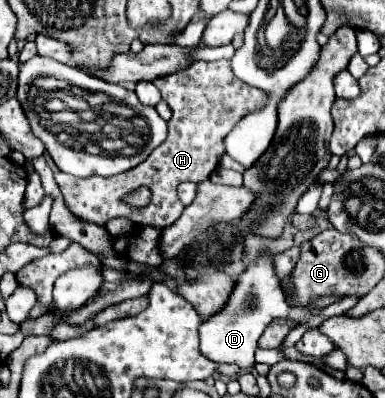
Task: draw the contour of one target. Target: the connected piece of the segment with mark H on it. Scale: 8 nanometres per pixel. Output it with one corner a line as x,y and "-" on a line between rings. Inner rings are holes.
230,60
195,61
187,69
179,69
171,75
157,77
153,81
163,95
163,101
171,107
173,117
169,121
169,135
159,145
143,165
127,173
119,173
115,177
97,175
78,178
58,171
54,174
67,207
83,221
97,223
105,227
105,223
113,217
127,217
133,223
147,223
151,227
169,227
183,213
183,203
177,197
177,187
183,181
205,181
217,169
225,145
223,139
235,127
235,123
247,115
247,109
261,107
267,101
267,94
259,91
241,79
237,79
231,71
-
139,187
147,187
151,191
151,203
147,207
133,207
125,203
125,197

